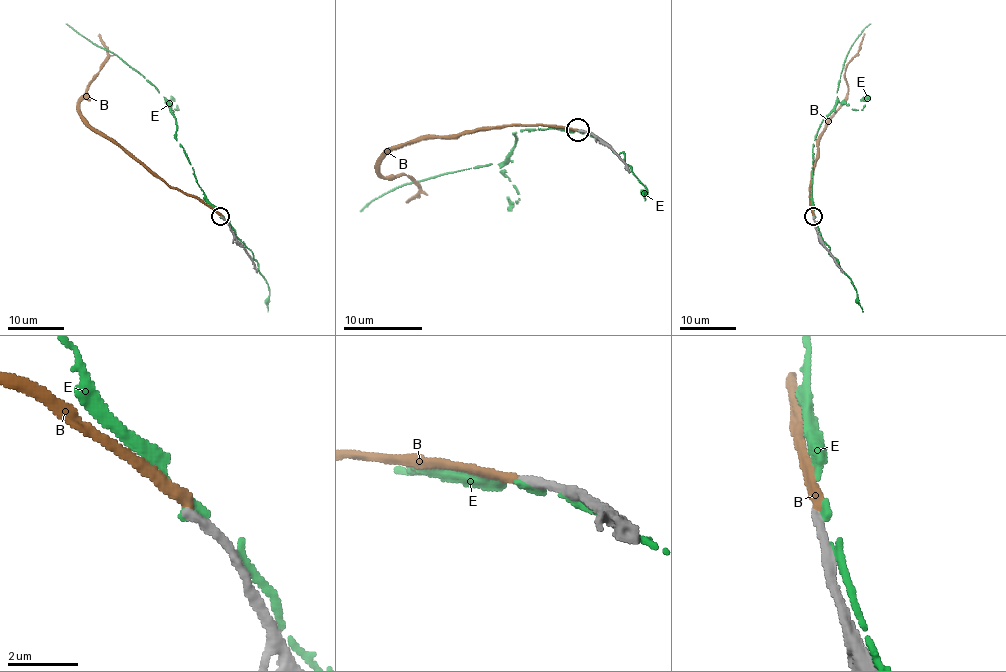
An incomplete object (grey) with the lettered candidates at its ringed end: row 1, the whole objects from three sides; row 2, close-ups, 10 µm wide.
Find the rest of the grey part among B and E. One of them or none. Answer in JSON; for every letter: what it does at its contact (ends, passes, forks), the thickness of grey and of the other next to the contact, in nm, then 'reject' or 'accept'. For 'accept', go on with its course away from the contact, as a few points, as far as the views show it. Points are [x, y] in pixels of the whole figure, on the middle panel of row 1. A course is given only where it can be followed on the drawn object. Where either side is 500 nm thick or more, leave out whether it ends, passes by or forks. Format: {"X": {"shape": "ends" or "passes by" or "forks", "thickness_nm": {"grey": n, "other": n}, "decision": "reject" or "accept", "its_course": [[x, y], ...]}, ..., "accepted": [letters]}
{"B": {"shape": "ends", "thickness_nm": {"grey": 280, "other": 280}, "decision": "reject"}, "E": {"shape": "passes by", "thickness_nm": {"grey": 260, "other": 160}, "decision": "reject"}, "accepted": []}

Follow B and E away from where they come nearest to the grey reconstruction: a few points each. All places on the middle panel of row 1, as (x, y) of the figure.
B: (579, 130), (504, 124), (417, 138), (392, 150), (380, 171), (390, 179), (407, 175), (417, 185), (407, 203)
E: (587, 134), (557, 128), (520, 130), (516, 132), (516, 146), (500, 164), (486, 164), (397, 185), (360, 211)

